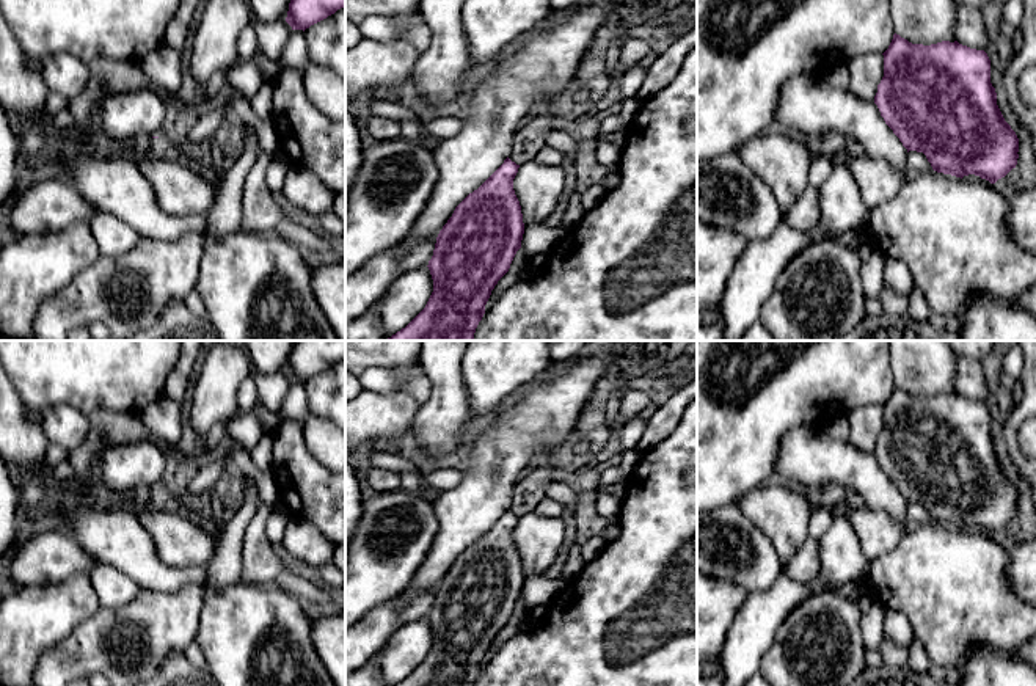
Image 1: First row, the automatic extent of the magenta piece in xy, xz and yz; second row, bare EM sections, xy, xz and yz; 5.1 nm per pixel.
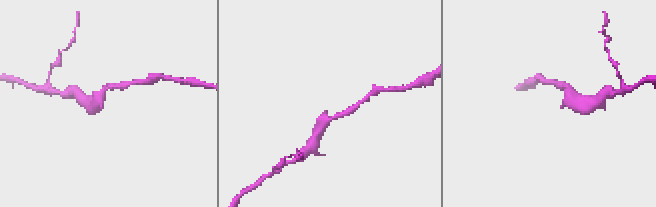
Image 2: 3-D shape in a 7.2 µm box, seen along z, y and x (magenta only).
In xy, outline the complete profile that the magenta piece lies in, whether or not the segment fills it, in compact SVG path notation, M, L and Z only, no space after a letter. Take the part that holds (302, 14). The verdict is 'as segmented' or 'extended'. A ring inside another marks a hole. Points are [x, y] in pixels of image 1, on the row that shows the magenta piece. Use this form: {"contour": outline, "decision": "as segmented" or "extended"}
{"contour": "M290 0L286 22L305 31L344 6L345 0Z", "decision": "as segmented"}

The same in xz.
{"contour": "M509 157L504 163L454 210L436 237L429 270L433 292L425 308L388 341L474 341L485 314L485 305L498 281L509 272L521 248L524 223L513 179L520 165Z", "decision": "as segmented"}

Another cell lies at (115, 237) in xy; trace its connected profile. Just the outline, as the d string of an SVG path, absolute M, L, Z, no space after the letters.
M97 212L89 221L91 234L99 246L99 254L105 257L122 257L138 242L140 235L116 215Z

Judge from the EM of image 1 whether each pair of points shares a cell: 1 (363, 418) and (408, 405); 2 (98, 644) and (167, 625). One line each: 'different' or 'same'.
1: same
2: same

